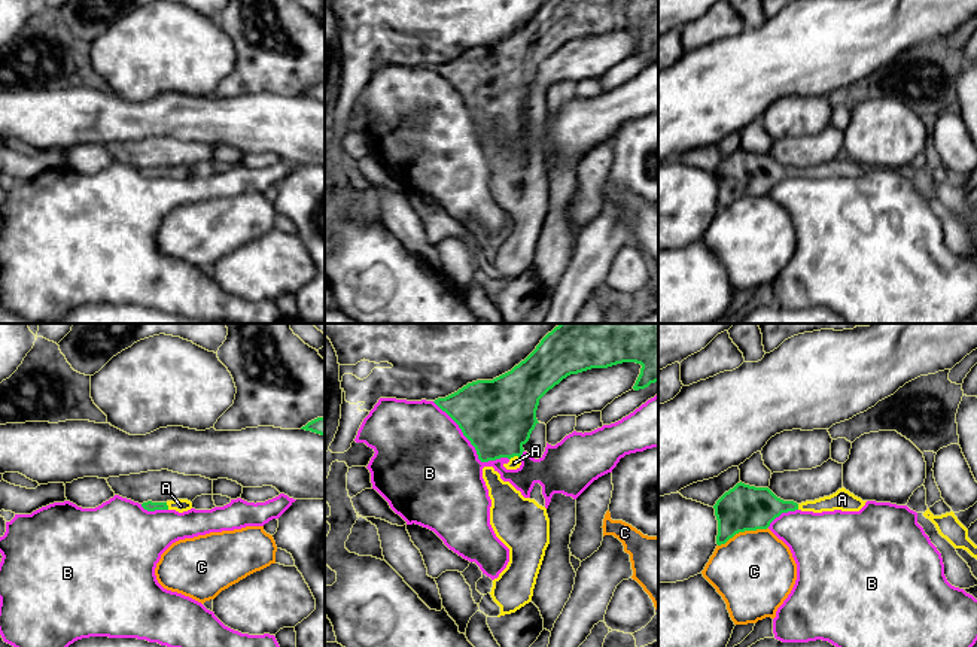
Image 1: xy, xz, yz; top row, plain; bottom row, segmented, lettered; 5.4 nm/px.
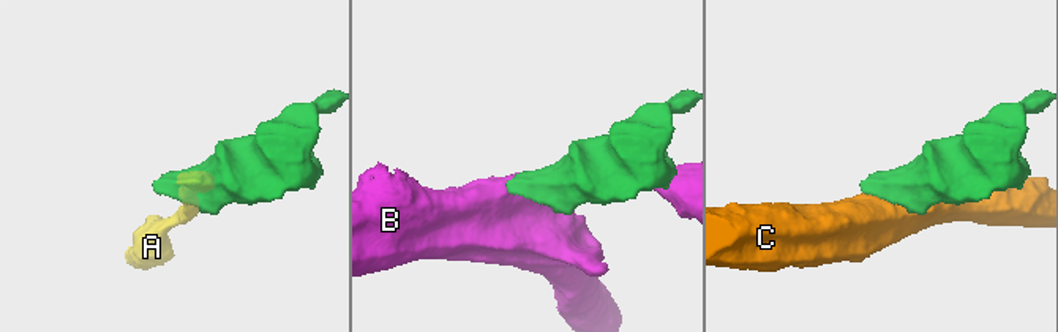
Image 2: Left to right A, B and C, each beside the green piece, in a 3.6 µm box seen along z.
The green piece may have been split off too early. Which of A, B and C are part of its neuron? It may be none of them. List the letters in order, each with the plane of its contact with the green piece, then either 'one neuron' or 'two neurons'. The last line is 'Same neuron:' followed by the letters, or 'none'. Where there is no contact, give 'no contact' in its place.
A: xz | one neuron
B: xz | two neurons
C: yz | two neurons
Same neuron: A

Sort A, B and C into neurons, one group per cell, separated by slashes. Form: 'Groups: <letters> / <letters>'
Groups: A / B / C

